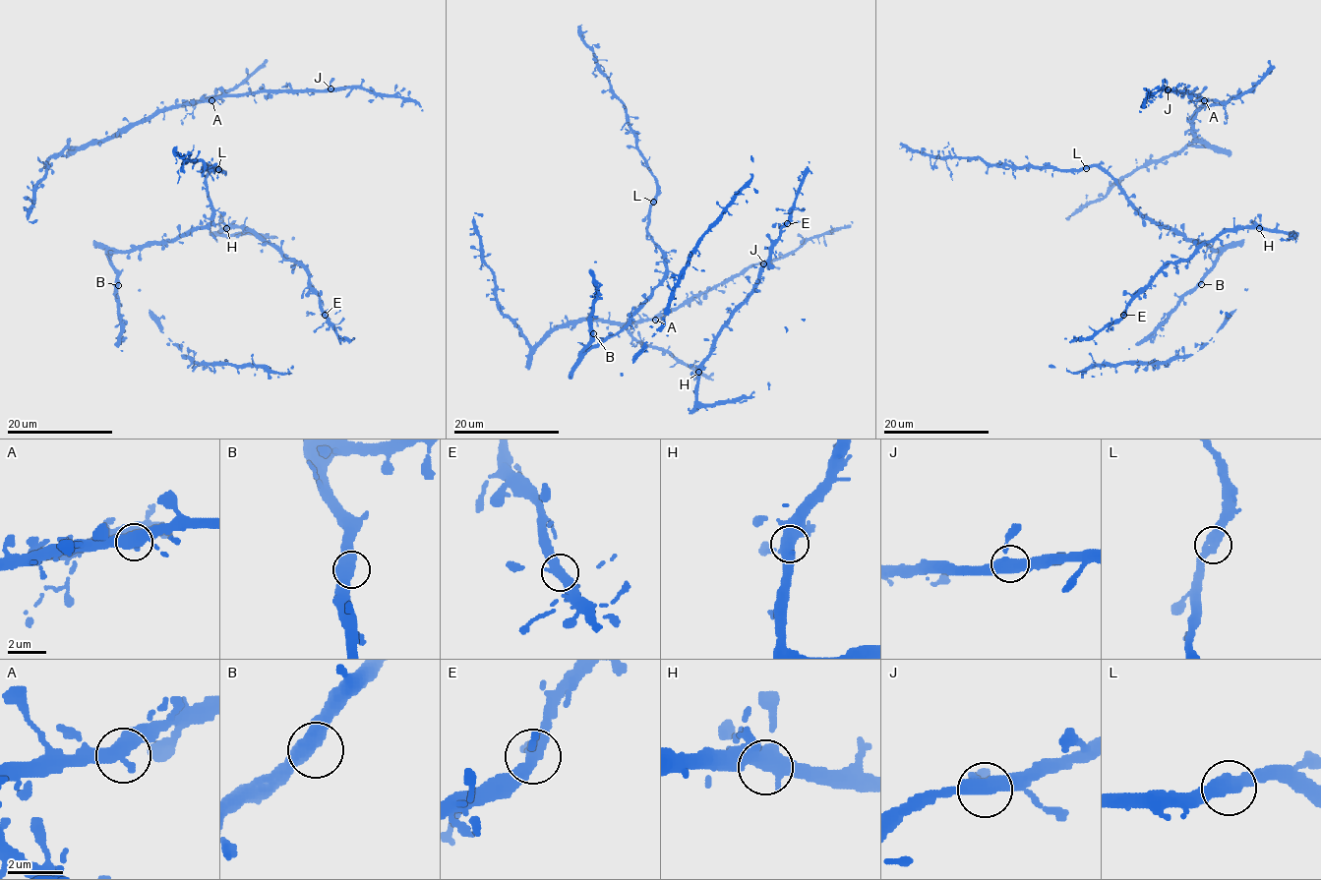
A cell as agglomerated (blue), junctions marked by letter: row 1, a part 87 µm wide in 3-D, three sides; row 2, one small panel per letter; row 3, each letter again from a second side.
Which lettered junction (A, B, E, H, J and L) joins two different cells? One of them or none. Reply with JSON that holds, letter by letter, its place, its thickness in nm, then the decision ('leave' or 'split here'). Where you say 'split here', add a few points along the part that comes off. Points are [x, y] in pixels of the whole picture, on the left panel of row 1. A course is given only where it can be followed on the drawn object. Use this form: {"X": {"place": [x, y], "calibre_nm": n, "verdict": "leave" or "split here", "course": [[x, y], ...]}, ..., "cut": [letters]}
{"A": {"place": [211, 100], "calibre_nm": 480, "verdict": "leave"}, "B": {"place": [118, 285], "calibre_nm": 440, "verdict": "leave"}, "E": {"place": [325, 315], "calibre_nm": 480, "verdict": "leave"}, "H": {"place": [226, 228], "calibre_nm": 480, "verdict": "leave"}, "J": {"place": [330, 88], "calibre_nm": 480, "verdict": "leave"}, "L": {"place": [218, 169], "calibre_nm": 480, "verdict": "leave"}, "cut": []}

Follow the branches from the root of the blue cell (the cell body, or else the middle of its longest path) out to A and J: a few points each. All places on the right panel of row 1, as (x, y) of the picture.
A: (1192, 119), (1204, 106), (1204, 100)
J: (1192, 119), (1204, 106), (1200, 95), (1168, 89)

